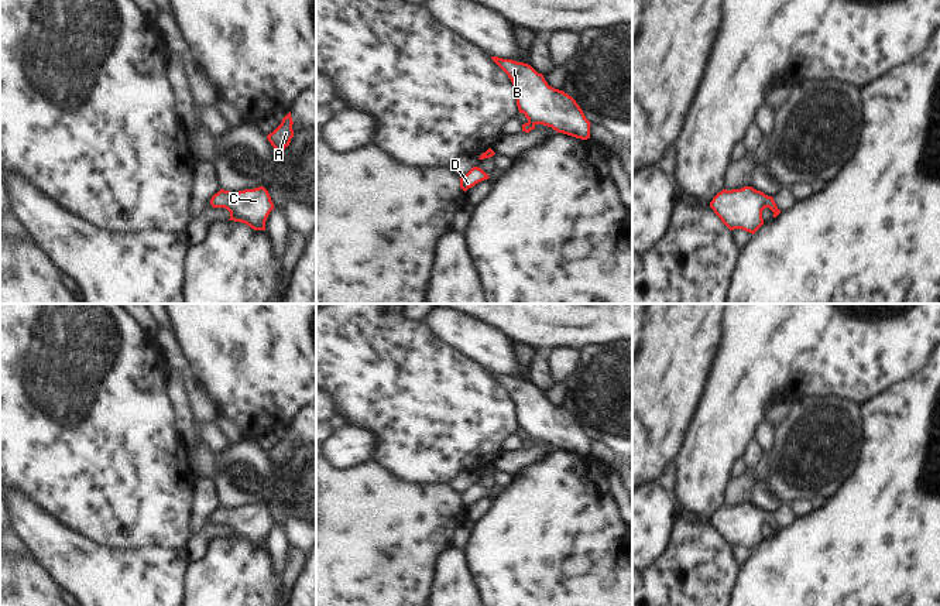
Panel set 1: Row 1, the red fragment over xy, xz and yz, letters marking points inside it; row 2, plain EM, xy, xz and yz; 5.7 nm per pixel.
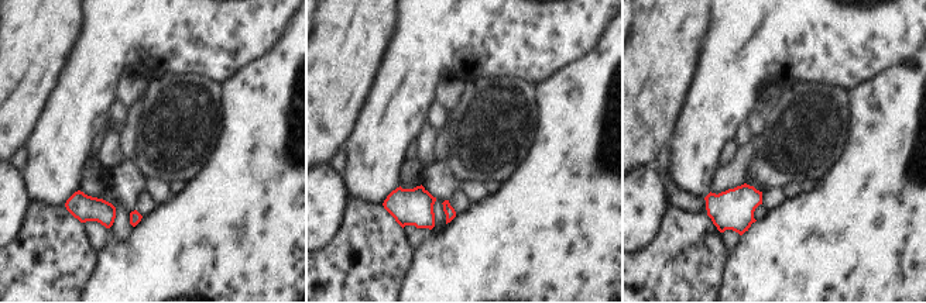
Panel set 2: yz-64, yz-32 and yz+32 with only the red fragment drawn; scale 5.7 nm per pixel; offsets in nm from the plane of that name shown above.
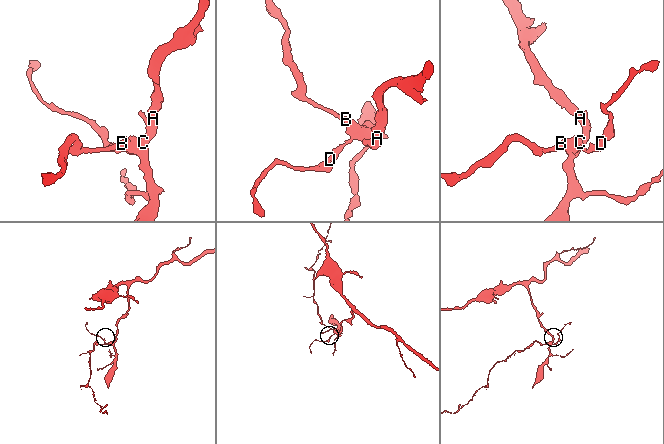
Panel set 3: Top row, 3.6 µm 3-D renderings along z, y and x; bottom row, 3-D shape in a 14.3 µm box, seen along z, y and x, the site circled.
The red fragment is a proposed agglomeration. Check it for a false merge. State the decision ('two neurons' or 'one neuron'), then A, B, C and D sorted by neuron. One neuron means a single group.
one neuron | A B C D

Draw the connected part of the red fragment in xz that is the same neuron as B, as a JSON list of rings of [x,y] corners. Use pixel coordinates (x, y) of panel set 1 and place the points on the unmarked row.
[[[498,373],[491,376],[515,404],[518,427],[528,435],[522,448],[529,449],[536,441],[543,441],[576,455],[590,455],[591,439],[572,412],[549,403],[543,391],[528,380]]]

